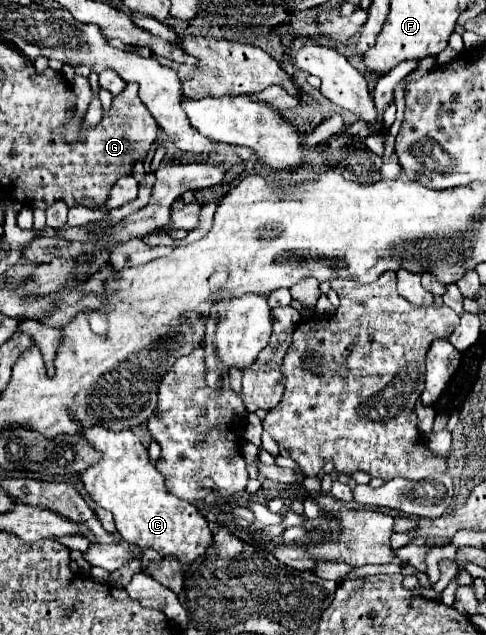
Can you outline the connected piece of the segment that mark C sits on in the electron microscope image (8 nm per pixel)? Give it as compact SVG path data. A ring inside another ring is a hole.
M89 427L81 435L87 437L87 441L91 441L91 445L97 451L103 453L103 459L99 463L91 465L89 469L85 469L81 473L81 481L87 489L87 493L91 495L91 499L99 507L103 507L115 515L117 531L123 537L123 541L127 541L131 545L149 547L149 549L157 551L161 557L175 557L181 563L193 563L209 547L213 547L213 543L215 543L213 533L211 533L205 517L199 515L199 511L195 509L193 503L187 503L187 501L175 497L173 493L167 493L167 485L163 485L163 475L155 469L145 445L139 441L139 437L131 429L123 429L119 433L113 433L103 427Z

